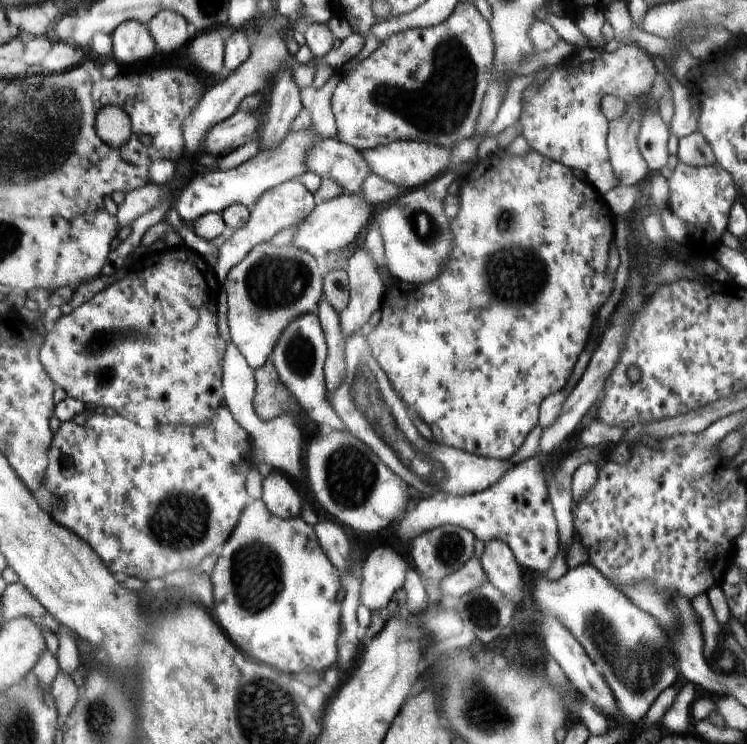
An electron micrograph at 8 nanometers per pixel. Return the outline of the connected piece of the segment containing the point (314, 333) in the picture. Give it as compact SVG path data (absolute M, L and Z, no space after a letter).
M308 312L299 315L284 328L270 360L278 370L279 378L287 387L287 390L296 398L298 404L306 411L306 414L320 428L322 433L330 433L332 430L344 429L344 424L339 420L338 414L329 403L326 361L328 356L328 345L326 334L323 332L322 324L316 312Z

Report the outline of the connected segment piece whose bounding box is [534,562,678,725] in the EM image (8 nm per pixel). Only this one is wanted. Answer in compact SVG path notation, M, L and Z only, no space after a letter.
M590 562L580 564L577 568L568 569L568 572L556 582L548 580L546 574L536 576L534 600L542 614L558 618L573 638L578 640L578 643L584 648L598 673L609 685L616 702L617 712L622 716L621 722L640 725L640 720L646 716L646 712L650 710L650 706L658 698L658 694L662 690L666 690L668 686L674 686L678 668L677 655L671 646L671 639L667 638L658 622L650 614L634 606Z

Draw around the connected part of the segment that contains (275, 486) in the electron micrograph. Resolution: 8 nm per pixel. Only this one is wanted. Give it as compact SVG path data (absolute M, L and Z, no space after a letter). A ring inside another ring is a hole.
M274 472L263 480L261 500L276 517L289 520L300 517L305 502L296 483L281 472Z

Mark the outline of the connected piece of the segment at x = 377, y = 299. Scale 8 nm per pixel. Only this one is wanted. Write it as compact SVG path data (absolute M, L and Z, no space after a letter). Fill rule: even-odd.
M363 249L348 255L346 275L349 277L348 305L338 313L345 340L367 327L372 313L382 307L386 291L379 276L379 265Z

